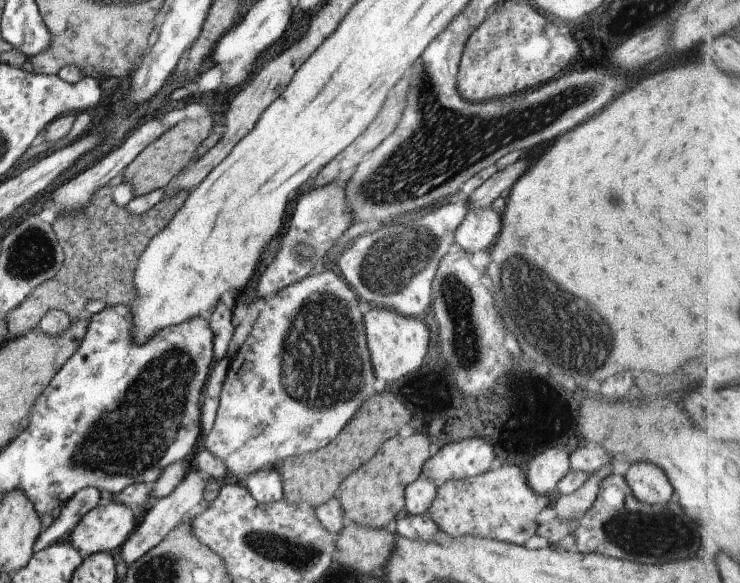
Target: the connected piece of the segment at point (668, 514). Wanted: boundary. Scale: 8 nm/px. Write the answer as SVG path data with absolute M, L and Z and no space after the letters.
M611 473L599 482L595 500L579 519L574 534L576 550L580 553L603 554L609 558L636 561L639 564L667 564L691 558L699 546L695 528L681 512L679 504L669 500L665 506L651 506L635 500L625 479Z

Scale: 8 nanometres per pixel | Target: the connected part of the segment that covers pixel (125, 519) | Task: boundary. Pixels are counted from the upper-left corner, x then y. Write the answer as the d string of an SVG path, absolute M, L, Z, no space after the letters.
M112 500L105 506L98 504L79 520L66 539L83 558L95 552L115 553L136 529L140 516Z

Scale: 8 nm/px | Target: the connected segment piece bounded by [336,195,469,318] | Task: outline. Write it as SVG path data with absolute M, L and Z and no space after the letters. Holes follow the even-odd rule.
M467 198L433 210L417 211L403 223L382 224L376 231L353 239L337 256L336 264L356 297L372 307L387 308L411 318L421 318L432 299L432 280L439 258L453 249L451 234L469 208ZM431 228L439 234L431 234Z

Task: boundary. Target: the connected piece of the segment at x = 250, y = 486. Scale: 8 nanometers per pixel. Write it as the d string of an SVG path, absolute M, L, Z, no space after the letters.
M259 468L245 476L244 488L259 504L270 505L282 499L282 486L279 469Z

